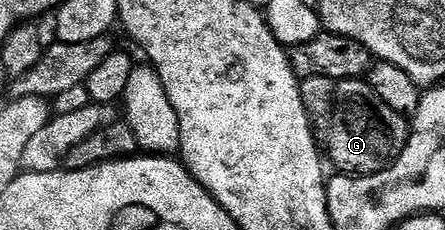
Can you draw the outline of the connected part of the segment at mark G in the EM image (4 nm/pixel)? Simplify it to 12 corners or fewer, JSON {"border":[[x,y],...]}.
{"border":[[364,79],[336,85],[326,155],[373,175],[406,149],[410,123]]}

